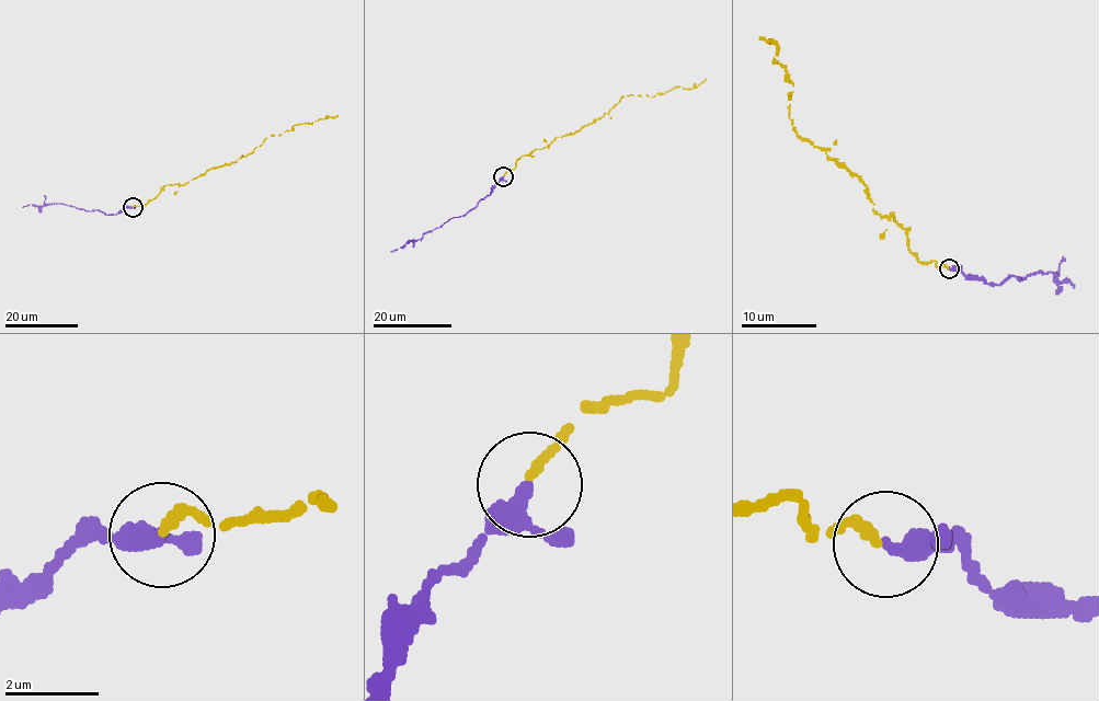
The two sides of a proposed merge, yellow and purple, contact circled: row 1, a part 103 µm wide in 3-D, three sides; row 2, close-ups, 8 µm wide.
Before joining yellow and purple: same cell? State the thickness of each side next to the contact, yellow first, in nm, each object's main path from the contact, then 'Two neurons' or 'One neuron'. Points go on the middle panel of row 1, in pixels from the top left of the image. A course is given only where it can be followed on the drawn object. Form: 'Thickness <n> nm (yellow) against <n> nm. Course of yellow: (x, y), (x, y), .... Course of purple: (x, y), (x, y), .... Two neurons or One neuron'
Thickness 260 nm (yellow) against 260 nm. Course of yellow: (503, 175), (514, 169), (522, 156), (600, 117), (624, 96), (696, 88), (706, 78). Course of purple: (503, 176), (493, 192), (462, 216), (450, 218), (421, 239), (390, 251). One neuron

